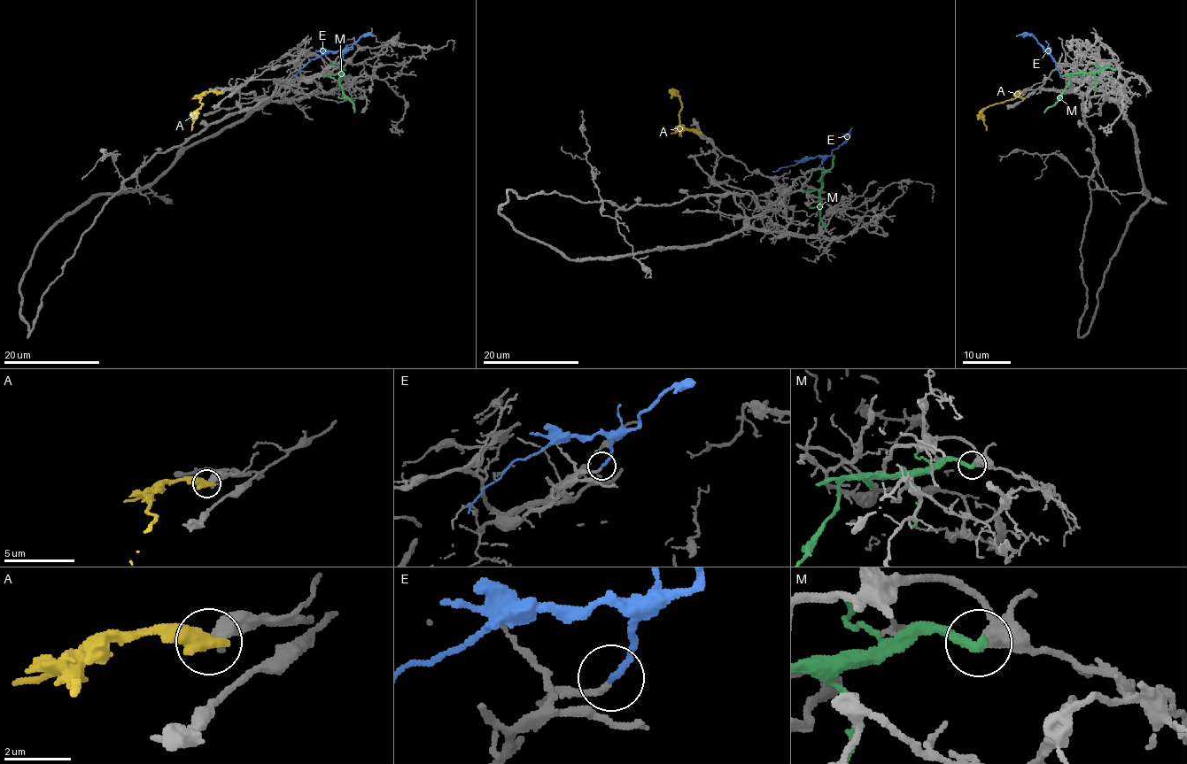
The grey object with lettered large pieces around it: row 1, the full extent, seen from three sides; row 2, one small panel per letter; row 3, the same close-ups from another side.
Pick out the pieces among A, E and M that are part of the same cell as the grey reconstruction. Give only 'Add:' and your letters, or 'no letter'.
Add: E

